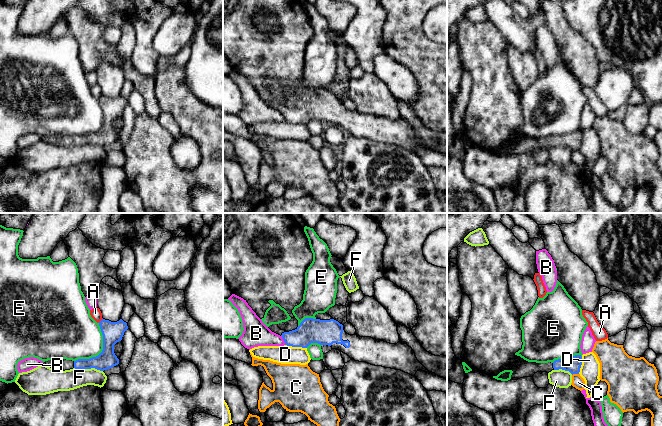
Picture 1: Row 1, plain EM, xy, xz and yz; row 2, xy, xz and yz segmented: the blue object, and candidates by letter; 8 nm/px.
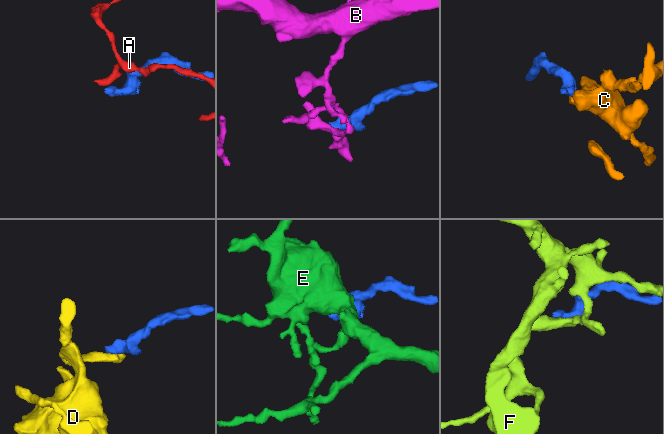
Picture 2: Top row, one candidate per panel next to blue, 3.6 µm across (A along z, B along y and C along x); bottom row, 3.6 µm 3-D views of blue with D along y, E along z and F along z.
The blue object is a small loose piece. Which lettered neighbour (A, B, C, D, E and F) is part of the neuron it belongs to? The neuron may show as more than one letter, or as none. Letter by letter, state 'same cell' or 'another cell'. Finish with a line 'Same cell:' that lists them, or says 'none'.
A: another cell
B: another cell
C: another cell
D: another cell
E: another cell
F: another cell
Same cell: none

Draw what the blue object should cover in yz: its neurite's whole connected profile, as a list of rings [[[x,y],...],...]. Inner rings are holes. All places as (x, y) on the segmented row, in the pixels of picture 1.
[[[463,241],[457,248],[460,286],[462,292],[467,294],[472,302],[461,362],[465,362],[472,370],[481,371],[491,377],[504,370],[512,370],[513,380],[533,377],[537,372],[549,373],[559,369],[569,371],[572,375],[579,374],[582,365],[581,355],[558,359],[553,363],[536,363],[528,362],[515,354],[522,349],[523,342],[521,315],[509,294],[507,281],[509,266],[490,244],[475,247]]]

